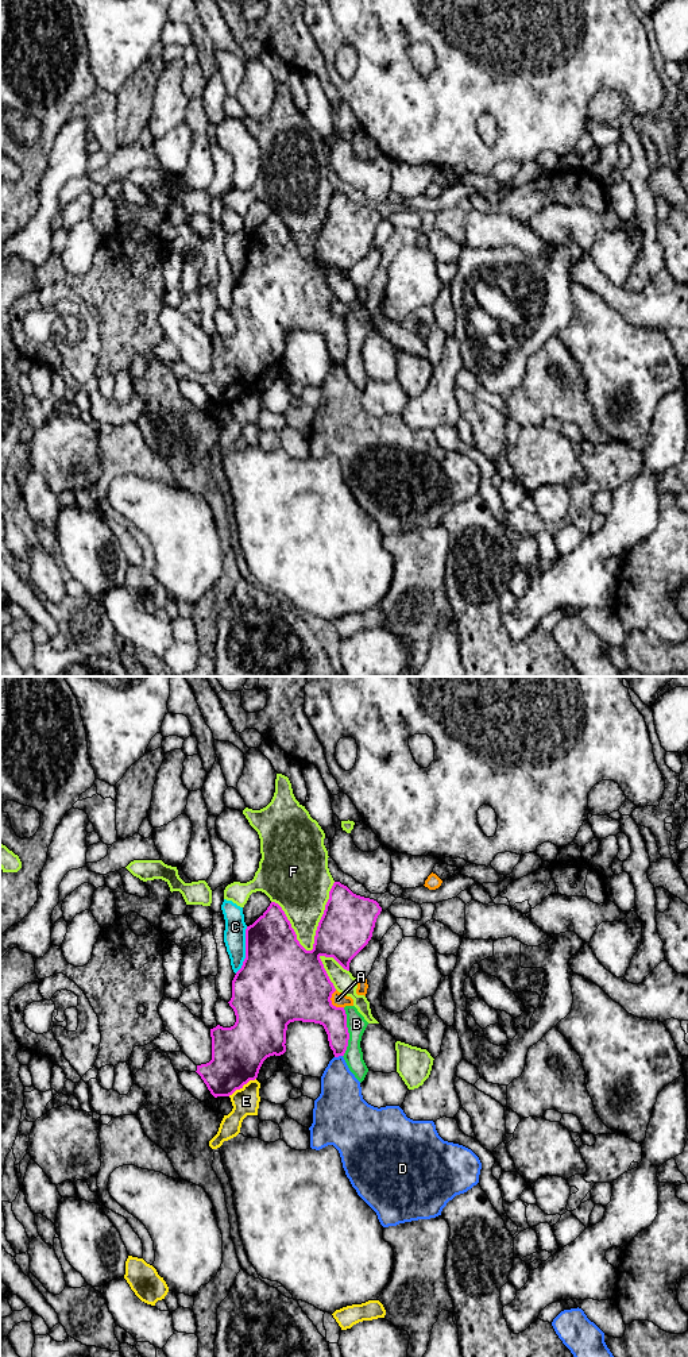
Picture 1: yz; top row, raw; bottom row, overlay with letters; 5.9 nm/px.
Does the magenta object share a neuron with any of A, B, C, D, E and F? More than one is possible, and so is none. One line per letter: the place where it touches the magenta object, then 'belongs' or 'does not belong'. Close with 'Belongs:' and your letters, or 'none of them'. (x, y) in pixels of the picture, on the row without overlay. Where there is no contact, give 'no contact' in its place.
A: yz (331, 311) | does not belong
B: yz (347, 340) | does not belong
C: yz (246, 258) | does not belong
D: yz (337, 365) | does not belong
E: yz (242, 394) | does not belong
F: yz (321, 227) | does not belong
Belongs: none of them

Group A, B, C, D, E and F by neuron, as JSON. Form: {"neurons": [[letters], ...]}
{"neurons": [["A"], ["B"], ["C"], ["D"], ["E"], ["F"]]}

